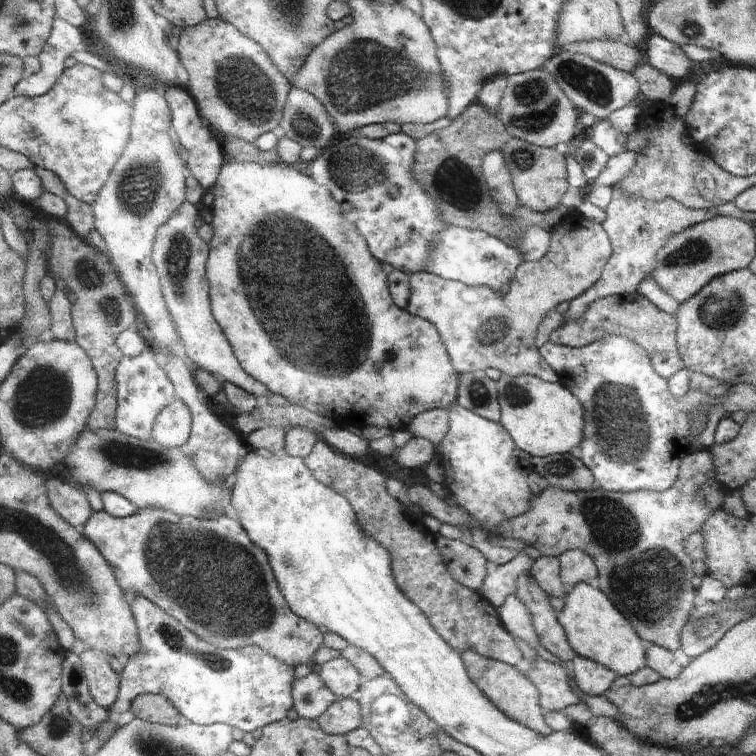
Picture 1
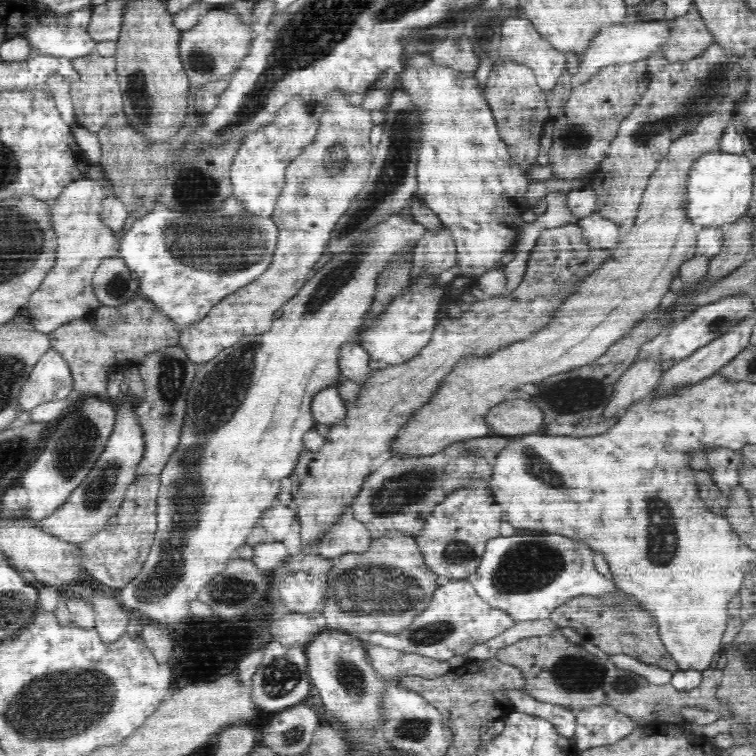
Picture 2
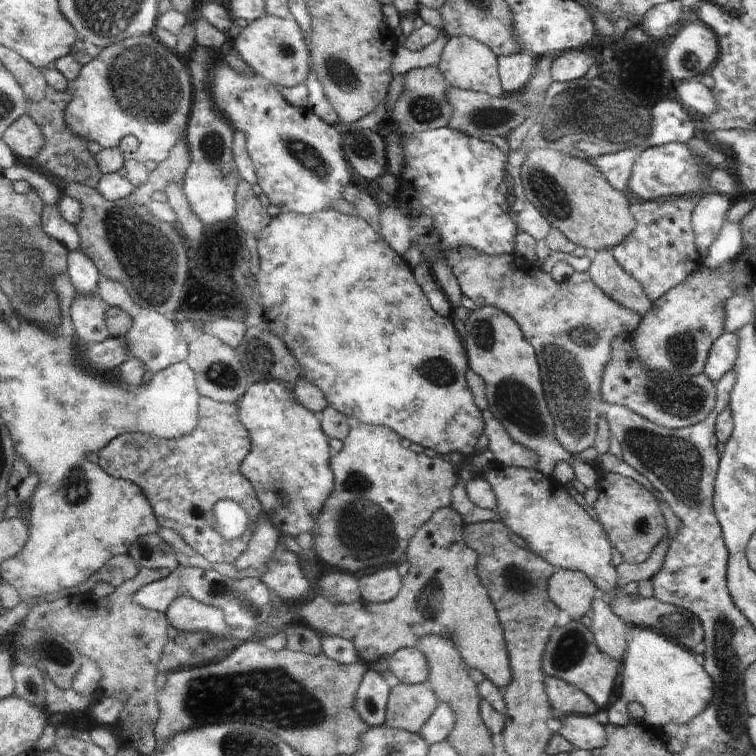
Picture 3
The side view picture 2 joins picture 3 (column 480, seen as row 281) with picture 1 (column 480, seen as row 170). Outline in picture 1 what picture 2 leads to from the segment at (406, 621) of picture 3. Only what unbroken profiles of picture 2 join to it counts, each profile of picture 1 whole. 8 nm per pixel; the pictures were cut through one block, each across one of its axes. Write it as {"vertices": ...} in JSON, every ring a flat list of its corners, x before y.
{"vertices":[[471,648,464,651,464,666,468,666,468,674,472,674,472,680,476,682,476,686,480,686,480,690,504,714,516,719,516,722,523,723,524,726,531,728,538,734,546,736,553,731,551,725,544,722,545,718,542,718,541,704,538,704,539,689,531,679,524,678,517,668,512,668,508,663,496,659,486,658]]}

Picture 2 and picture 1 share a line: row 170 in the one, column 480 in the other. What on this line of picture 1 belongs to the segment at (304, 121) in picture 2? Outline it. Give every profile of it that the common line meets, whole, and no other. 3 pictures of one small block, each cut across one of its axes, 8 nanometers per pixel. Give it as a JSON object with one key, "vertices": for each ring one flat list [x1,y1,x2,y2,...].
{"vertices":[[447,225,439,234,439,241,432,250,432,258,427,262,427,271,440,278,458,281,468,286,492,286,500,288,512,280,518,264,524,260,518,250,506,246,503,239,493,237,480,229,465,229]]}

